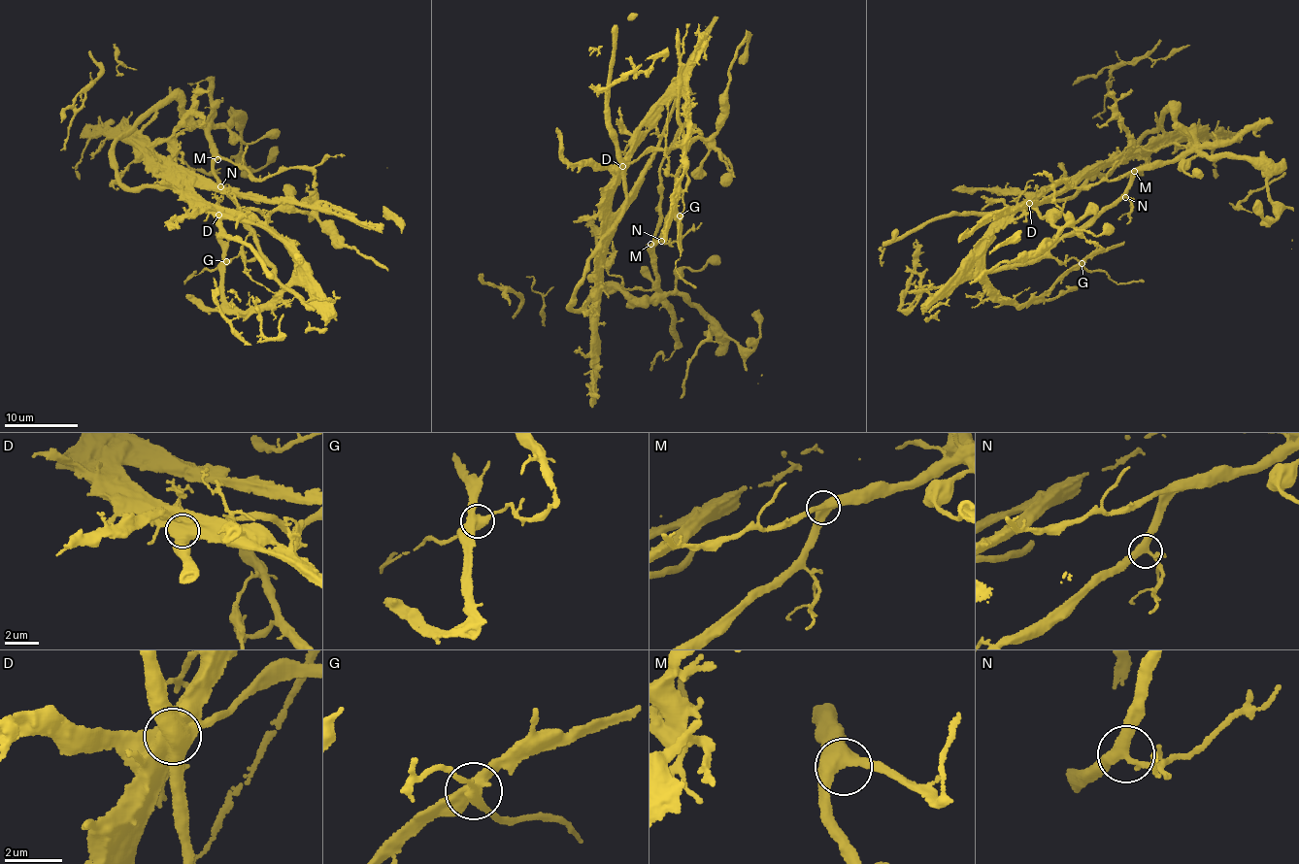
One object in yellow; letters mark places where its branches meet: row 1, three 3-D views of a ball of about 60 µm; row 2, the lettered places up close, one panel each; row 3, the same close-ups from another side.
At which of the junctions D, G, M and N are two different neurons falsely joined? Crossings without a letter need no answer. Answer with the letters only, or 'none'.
D, G

